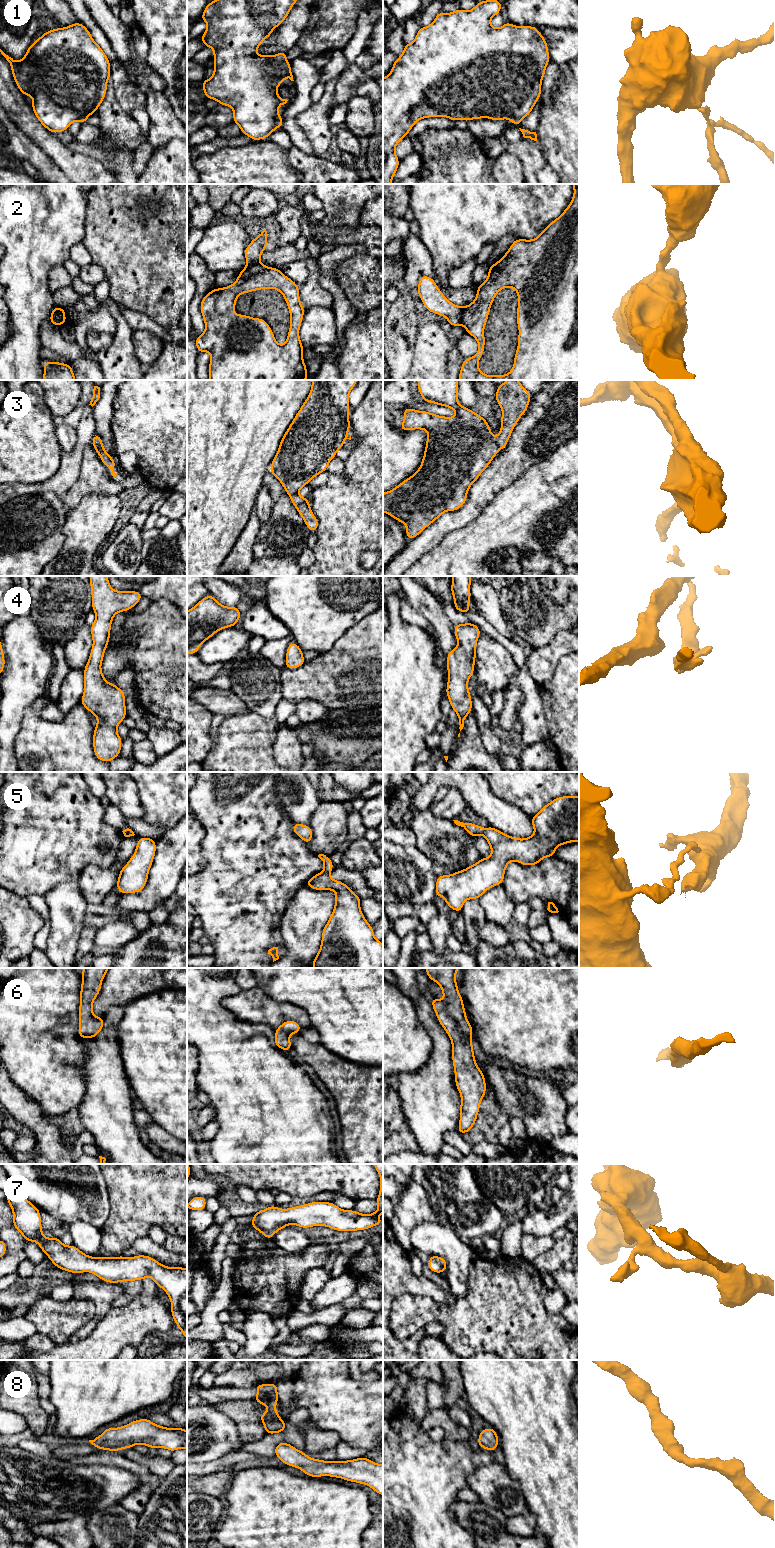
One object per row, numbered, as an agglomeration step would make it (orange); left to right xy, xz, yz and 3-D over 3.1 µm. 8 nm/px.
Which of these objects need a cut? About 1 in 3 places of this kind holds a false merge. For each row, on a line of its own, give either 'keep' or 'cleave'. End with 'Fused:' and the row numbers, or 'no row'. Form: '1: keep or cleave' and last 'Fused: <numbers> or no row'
1: cleave
2: cleave
3: cleave
4: keep
5: cleave
6: keep
7: keep
8: keep
Fused: 1, 2, 3, 5

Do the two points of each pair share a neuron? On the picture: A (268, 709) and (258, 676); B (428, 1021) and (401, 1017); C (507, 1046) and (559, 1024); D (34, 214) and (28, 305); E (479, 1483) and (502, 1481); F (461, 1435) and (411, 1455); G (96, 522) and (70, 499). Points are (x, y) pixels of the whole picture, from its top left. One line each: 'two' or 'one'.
A: one
B: two
C: one
D: one
E: one
F: two
G: two

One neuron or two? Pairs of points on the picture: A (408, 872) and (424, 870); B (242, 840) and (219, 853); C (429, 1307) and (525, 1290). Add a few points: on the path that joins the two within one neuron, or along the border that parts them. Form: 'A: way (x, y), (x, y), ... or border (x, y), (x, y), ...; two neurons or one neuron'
A: way (412, 871), (420, 870); one neuron
B: way (236, 846), (229, 853), (225, 853); one neuron
C: way (453, 1313), (496, 1313), (501, 1308); one neuron

